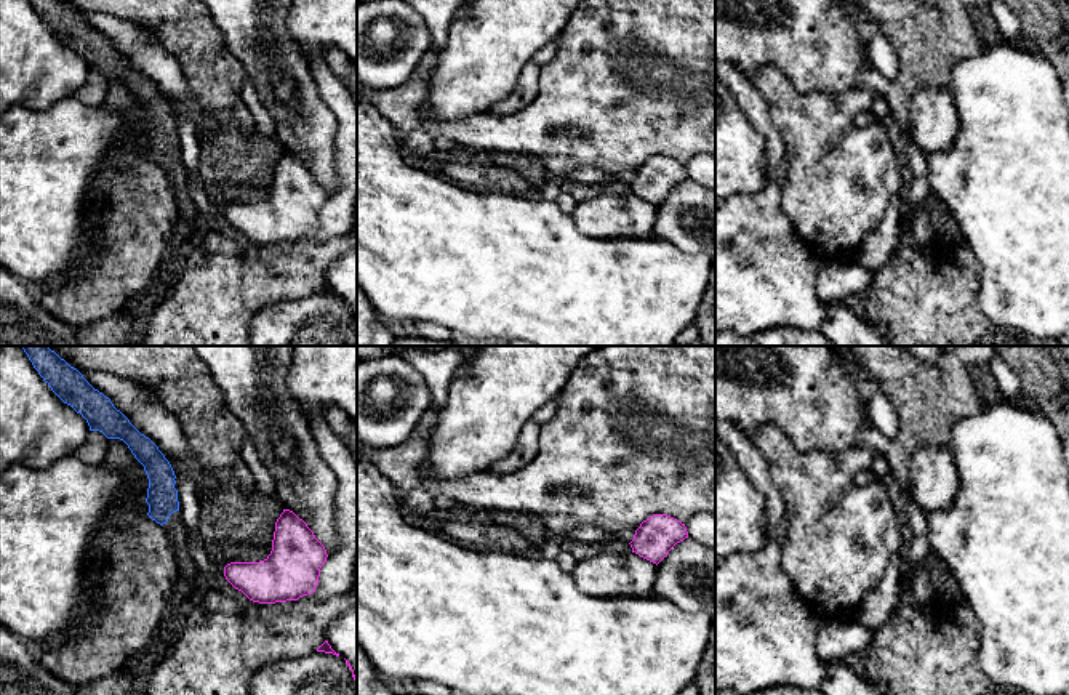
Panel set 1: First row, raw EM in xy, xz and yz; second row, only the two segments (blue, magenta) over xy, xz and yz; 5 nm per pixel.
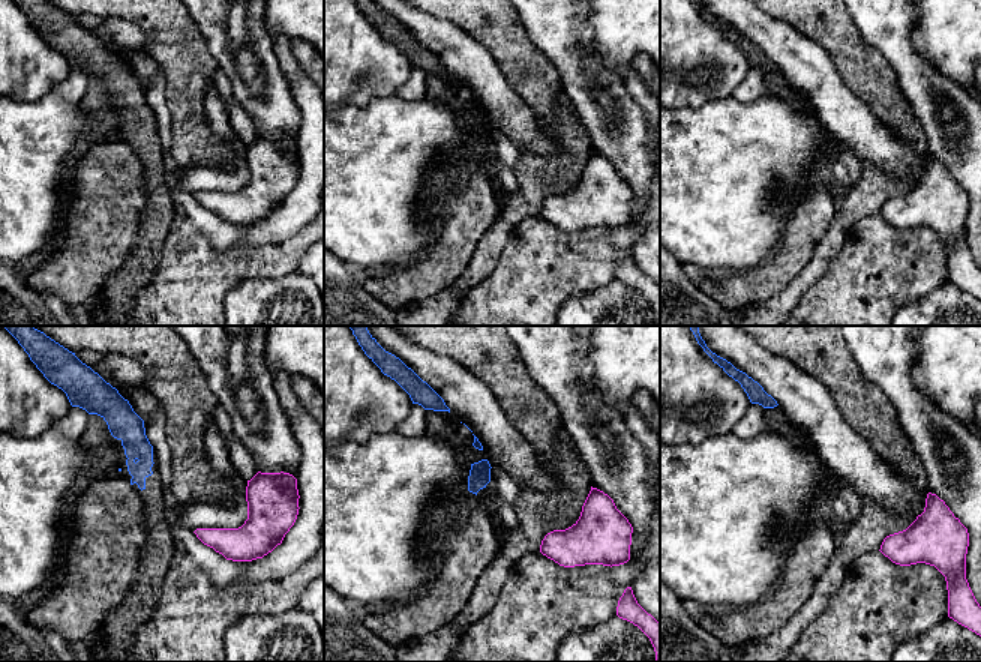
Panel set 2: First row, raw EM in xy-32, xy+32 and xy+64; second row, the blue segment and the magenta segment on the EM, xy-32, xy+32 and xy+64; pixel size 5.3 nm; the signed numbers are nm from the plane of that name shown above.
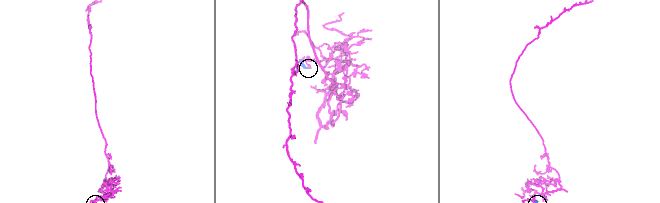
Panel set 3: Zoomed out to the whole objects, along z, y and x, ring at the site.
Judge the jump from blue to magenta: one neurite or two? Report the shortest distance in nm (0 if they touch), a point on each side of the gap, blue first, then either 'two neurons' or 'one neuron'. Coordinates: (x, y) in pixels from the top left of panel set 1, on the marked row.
360 nm apart; from blue across xy (178, 510), (228, 564); two neurons

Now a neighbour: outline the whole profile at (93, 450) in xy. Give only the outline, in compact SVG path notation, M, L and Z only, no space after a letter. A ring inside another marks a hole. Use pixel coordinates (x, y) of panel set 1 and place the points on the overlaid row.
M90 431L83 445L74 450L74 456L88 466L99 466L107 452L107 437L99 431Z

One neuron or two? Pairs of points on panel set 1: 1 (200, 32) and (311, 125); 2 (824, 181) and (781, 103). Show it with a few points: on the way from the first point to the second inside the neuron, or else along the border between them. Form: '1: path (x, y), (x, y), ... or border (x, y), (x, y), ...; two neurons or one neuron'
1: border (223, 37), (223, 42), (248, 77); two neurons
2: path (824, 162), (824, 146), (800, 122); one neuron

